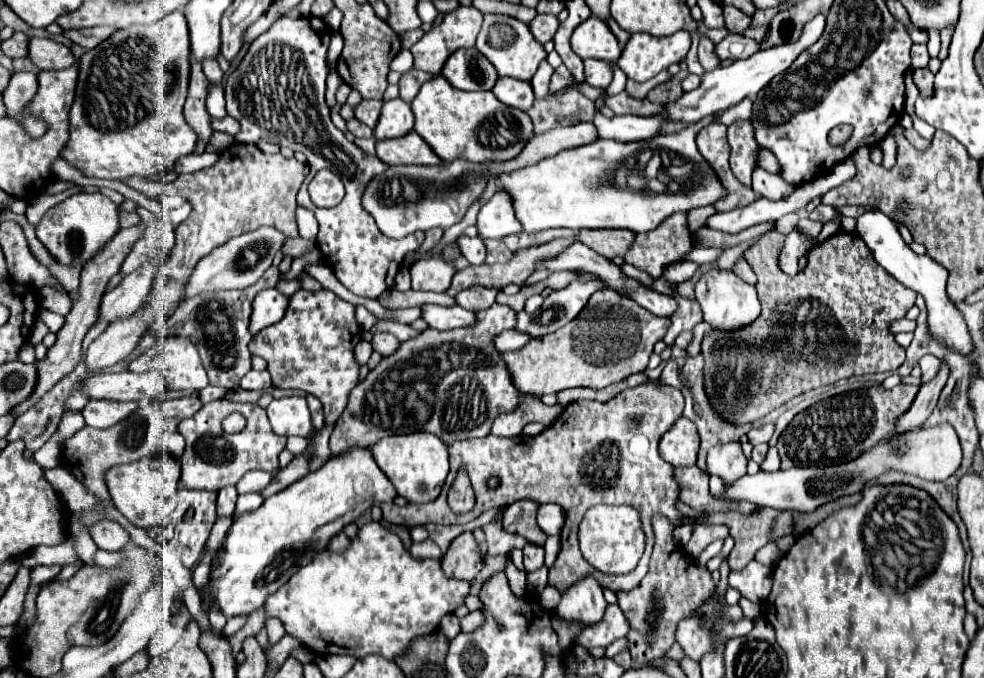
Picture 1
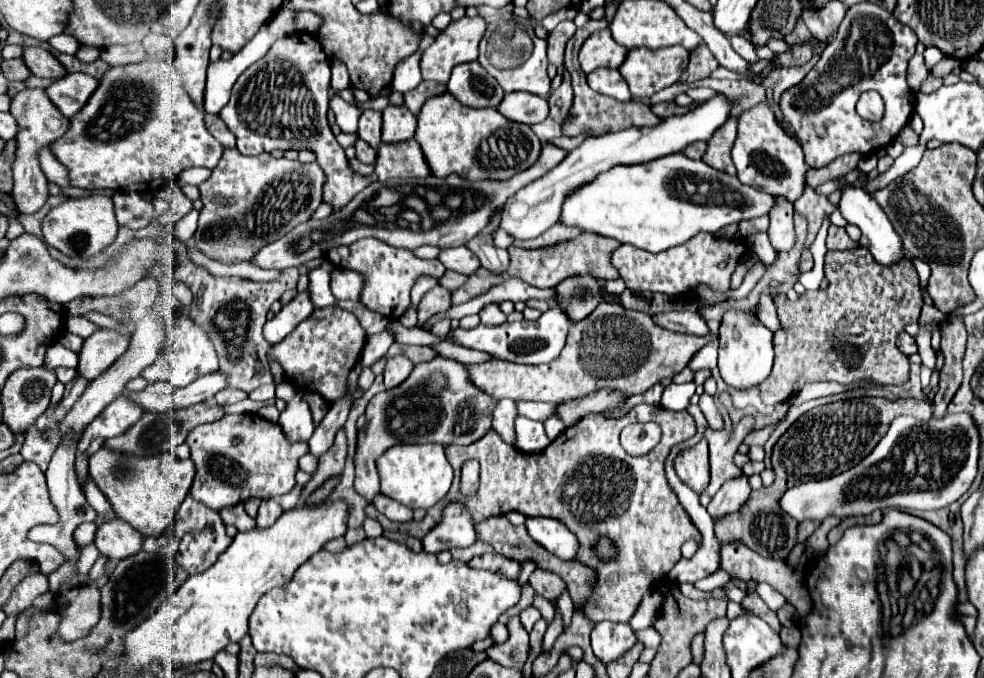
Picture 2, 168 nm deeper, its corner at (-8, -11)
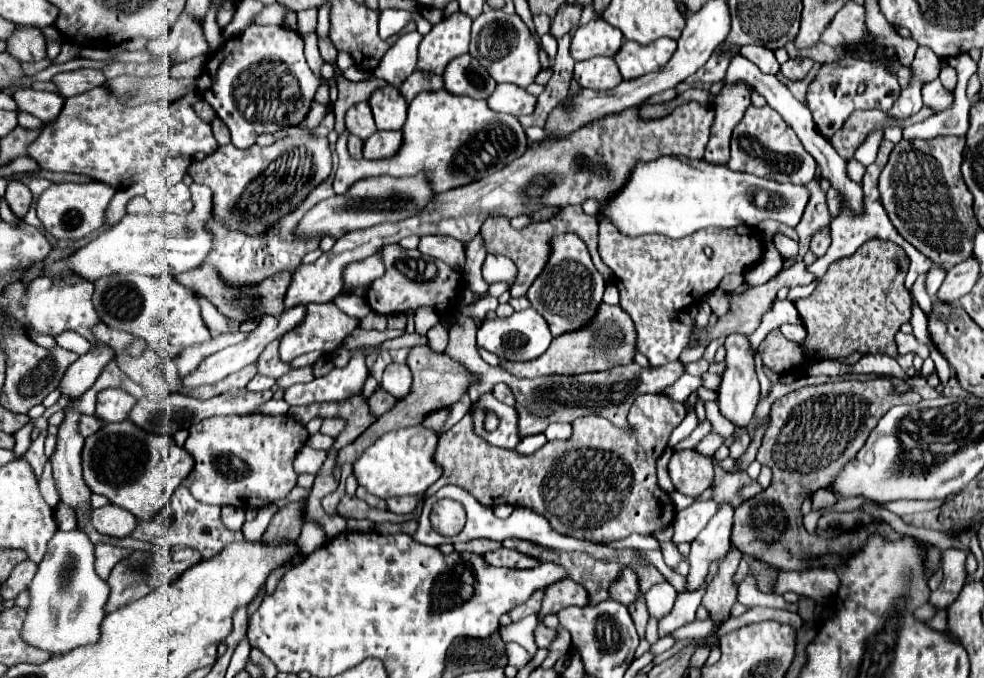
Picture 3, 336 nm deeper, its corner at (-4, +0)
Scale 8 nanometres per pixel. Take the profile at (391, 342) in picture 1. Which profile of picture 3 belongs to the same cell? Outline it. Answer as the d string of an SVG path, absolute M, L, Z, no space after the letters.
M389 364L383 372L383 380L381 380L381 388L387 390L389 394L393 394L395 398L405 398L409 394L411 388L411 370L407 364Z

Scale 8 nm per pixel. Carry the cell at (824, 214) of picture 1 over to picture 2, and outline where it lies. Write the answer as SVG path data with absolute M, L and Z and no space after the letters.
M831 225L829 227L829 235L827 235L827 249L829 251L849 251L849 249L855 249L859 247L859 243L855 243L843 227L835 227Z

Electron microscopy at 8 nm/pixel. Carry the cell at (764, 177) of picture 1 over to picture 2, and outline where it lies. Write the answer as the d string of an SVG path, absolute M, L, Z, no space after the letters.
M777 197L777 205L771 209L769 219L769 241L775 251L791 251L795 245L793 231L793 203L783 197Z

